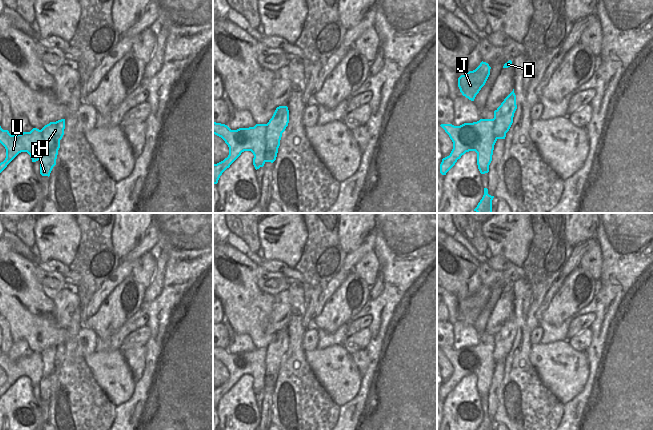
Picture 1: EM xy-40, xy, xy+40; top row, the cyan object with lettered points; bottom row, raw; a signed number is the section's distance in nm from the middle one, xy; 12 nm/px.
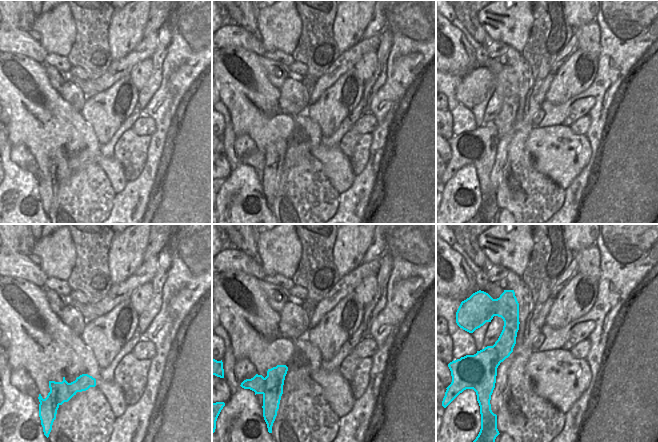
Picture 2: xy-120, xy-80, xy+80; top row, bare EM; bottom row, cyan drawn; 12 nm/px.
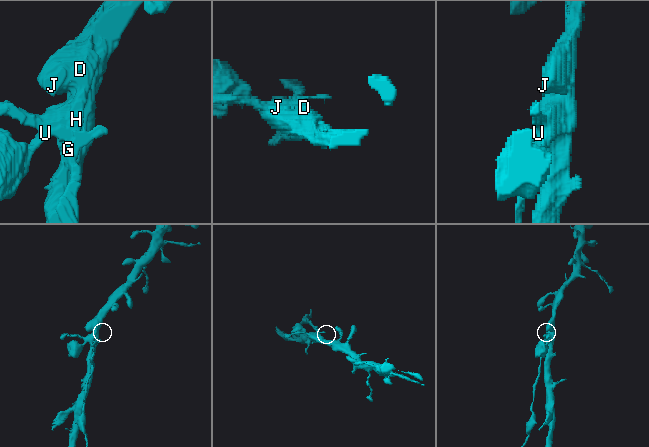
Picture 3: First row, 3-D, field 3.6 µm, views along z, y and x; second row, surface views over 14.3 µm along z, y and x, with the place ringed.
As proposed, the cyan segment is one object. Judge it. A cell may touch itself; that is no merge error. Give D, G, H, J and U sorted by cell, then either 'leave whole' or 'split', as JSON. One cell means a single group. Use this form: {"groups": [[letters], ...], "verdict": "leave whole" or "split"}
{"groups": [["D", "H", "J", "U"], ["G"]], "verdict": "split"}

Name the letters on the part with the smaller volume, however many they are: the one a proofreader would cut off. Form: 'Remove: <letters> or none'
Remove: G.

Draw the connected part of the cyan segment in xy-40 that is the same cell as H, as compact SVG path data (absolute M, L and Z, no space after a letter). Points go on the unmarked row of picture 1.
M65 343L50 346L41 354L33 352L30 356L17 359L11 359L8 354L3 354L0 350L0 367L6 373L6 382L0 387L0 397L21 376L27 376L32 386L40 384L46 359L50 363L54 363L58 372L60 372L60 364L64 359L64 353Z

